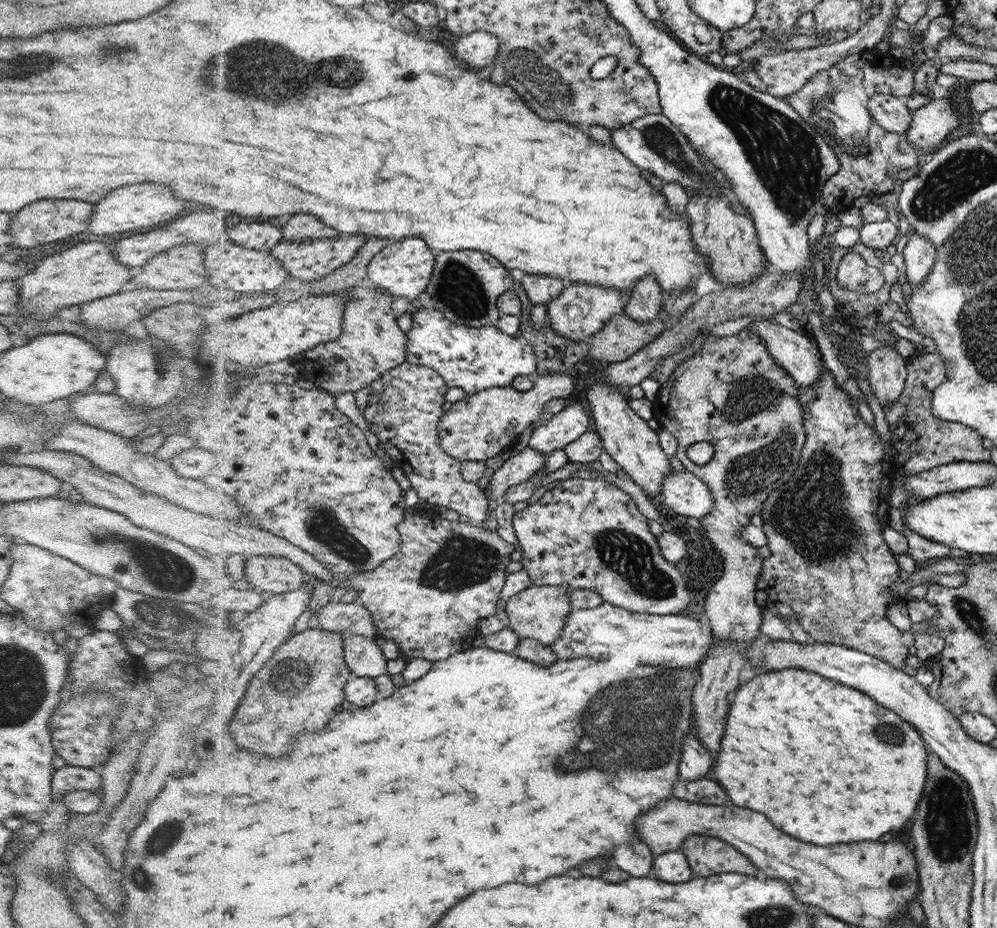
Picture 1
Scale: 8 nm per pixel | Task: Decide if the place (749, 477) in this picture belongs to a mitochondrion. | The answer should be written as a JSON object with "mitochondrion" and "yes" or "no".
{"mitochondrion":"yes"}

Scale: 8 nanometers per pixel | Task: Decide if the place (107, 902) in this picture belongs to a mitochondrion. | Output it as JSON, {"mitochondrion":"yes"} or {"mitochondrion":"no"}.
{"mitochondrion":"no"}

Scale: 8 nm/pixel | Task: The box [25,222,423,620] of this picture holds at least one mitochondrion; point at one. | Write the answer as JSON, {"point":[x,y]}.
{"point":[166,568]}

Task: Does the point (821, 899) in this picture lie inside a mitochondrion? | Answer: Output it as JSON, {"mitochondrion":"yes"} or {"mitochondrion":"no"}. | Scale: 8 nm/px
{"mitochondrion":"no"}

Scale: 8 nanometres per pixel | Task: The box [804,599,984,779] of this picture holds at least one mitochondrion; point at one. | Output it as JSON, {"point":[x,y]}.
{"point":[901,735]}

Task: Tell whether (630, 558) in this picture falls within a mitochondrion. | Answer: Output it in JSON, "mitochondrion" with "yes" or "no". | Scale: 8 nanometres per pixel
{"mitochondrion":"yes"}

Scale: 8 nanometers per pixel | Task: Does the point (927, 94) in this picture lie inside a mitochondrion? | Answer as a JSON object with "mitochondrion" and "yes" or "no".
{"mitochondrion":"no"}

